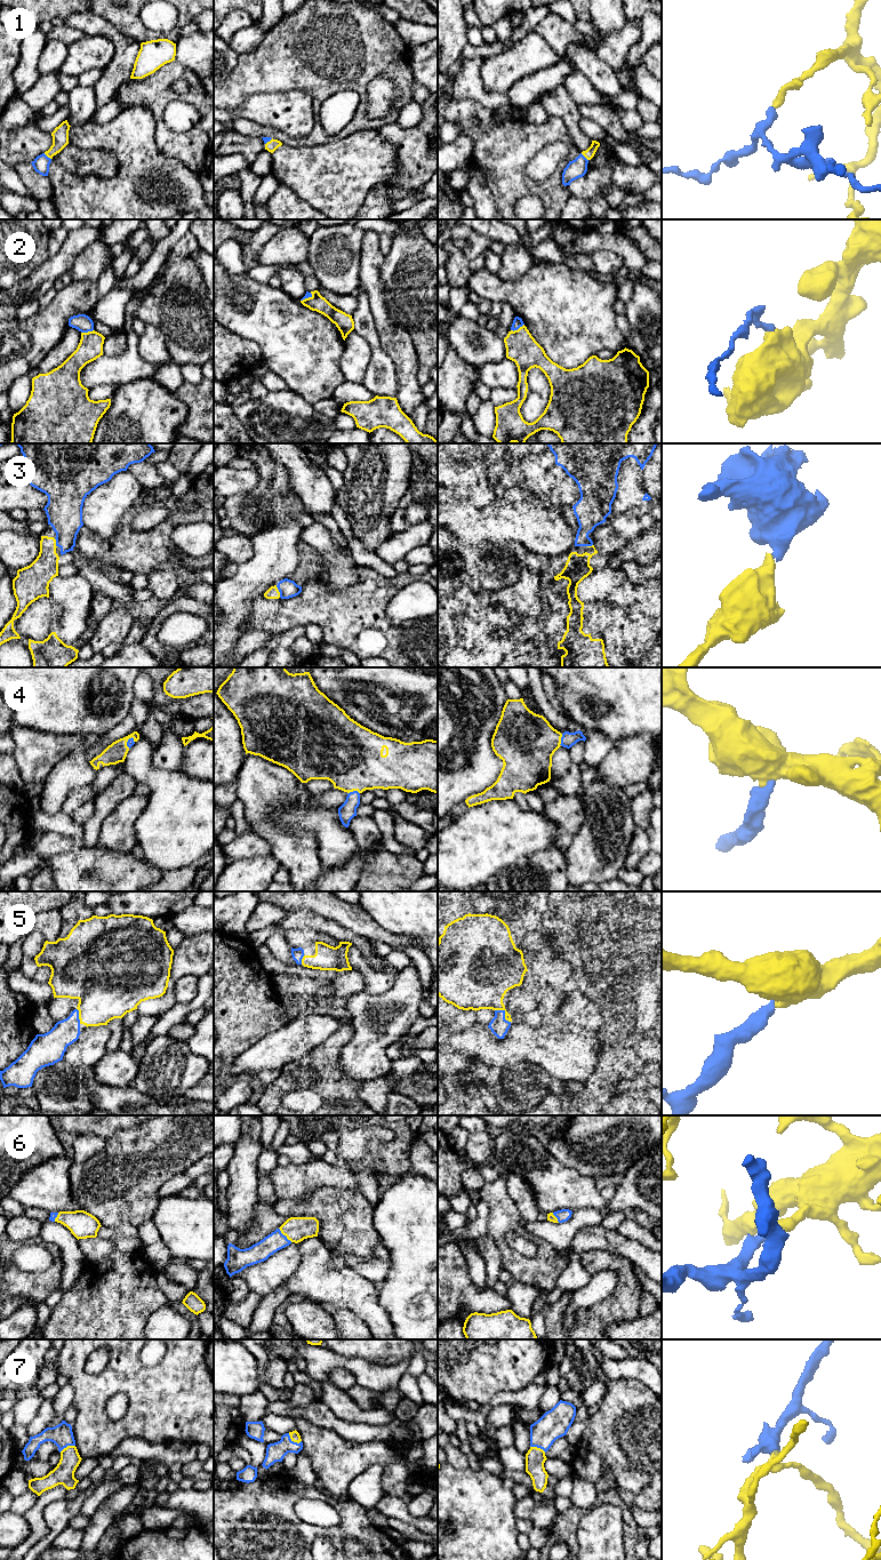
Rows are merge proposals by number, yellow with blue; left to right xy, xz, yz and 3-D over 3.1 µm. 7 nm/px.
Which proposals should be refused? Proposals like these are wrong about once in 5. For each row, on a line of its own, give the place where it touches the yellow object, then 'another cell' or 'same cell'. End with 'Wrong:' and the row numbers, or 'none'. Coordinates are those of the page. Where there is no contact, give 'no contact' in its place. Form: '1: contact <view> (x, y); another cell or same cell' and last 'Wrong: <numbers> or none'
1: contact xy (47, 156); same cell
2: contact yz (518, 329); another cell
3: contact xz (278, 591); same cell
4: contact xz (353, 790); same cell
5: contact yz (505, 1013); same cell
6: contact xz (285, 1234); same cell
7: contact xz (294, 1441); same cell
Wrong: 2

